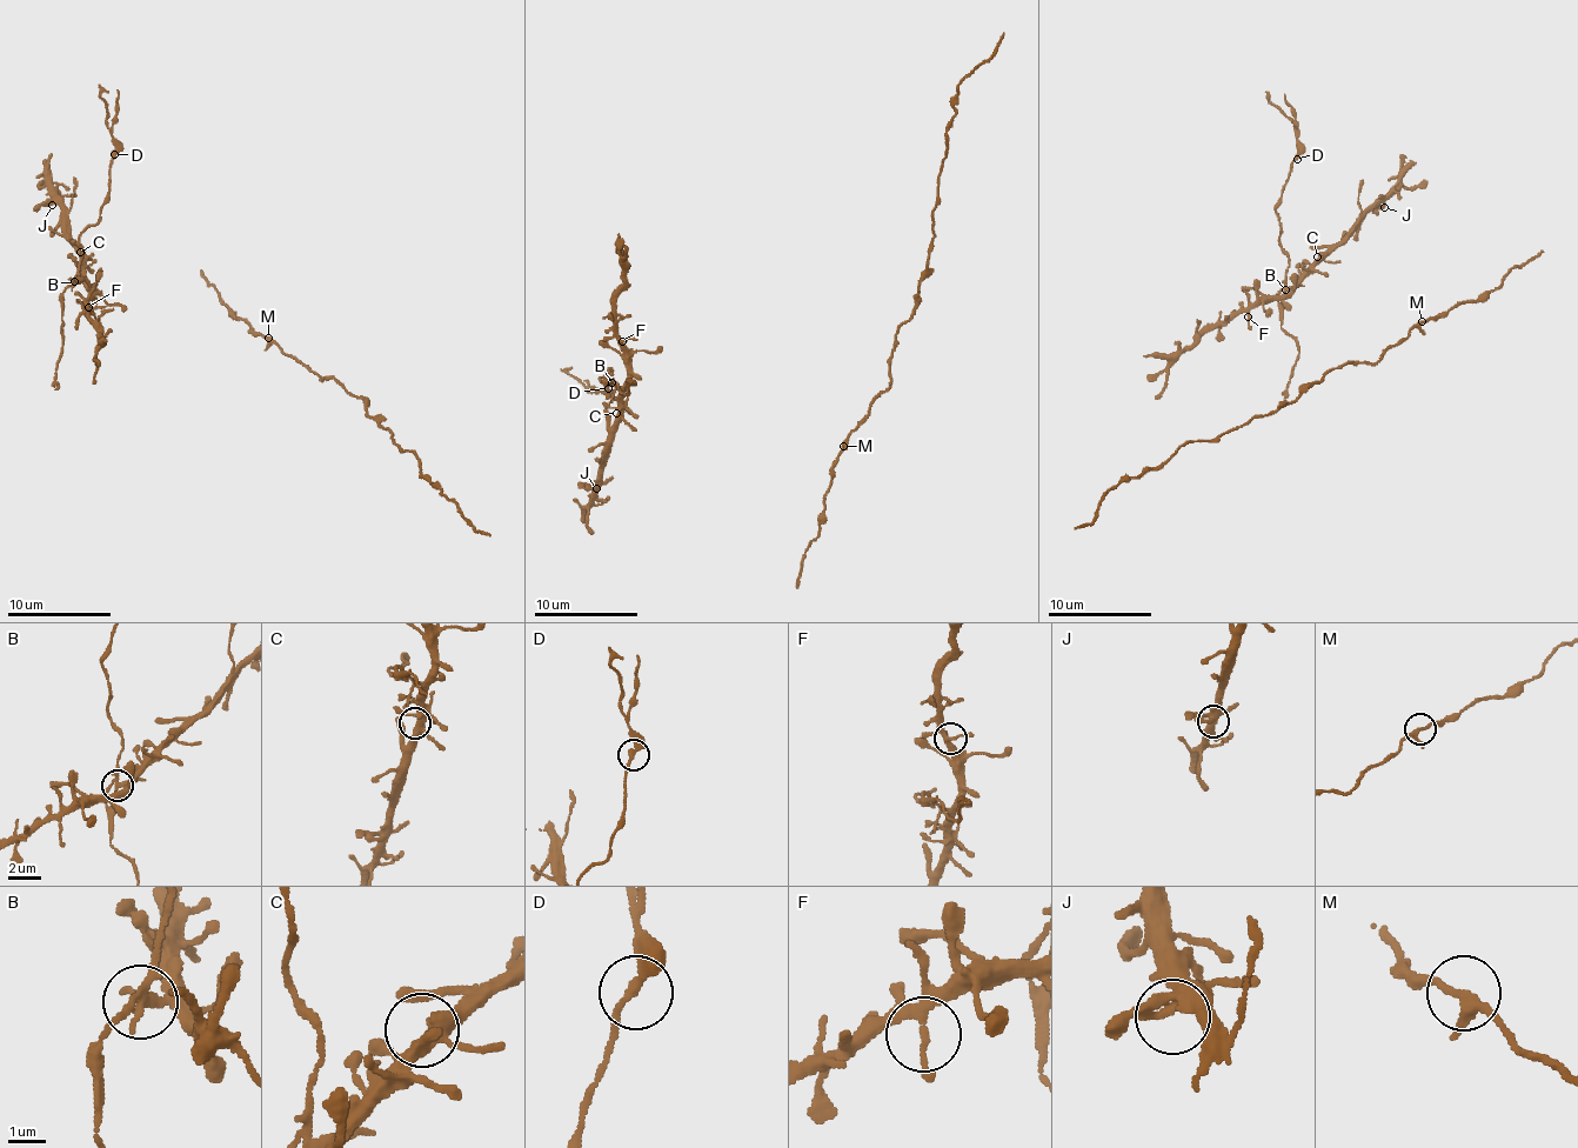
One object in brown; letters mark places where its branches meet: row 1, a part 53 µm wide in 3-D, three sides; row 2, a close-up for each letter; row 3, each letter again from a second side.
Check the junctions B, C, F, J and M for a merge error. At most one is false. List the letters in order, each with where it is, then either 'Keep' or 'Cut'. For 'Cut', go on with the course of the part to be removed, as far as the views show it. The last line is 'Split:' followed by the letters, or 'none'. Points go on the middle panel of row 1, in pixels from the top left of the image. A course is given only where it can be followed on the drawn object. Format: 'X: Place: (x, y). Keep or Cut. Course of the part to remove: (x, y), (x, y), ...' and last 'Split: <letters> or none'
B: Place: (612, 382). Cut. Course of the part to remove: (613, 381), (610, 386), (600, 380), (612, 373), (608, 369), (604, 389), (588, 391), (560, 369)
C: Place: (616, 413). Keep
F: Place: (622, 341). Keep
J: Place: (596, 488). Keep
M: Place: (843, 446). Keep
Split: B

